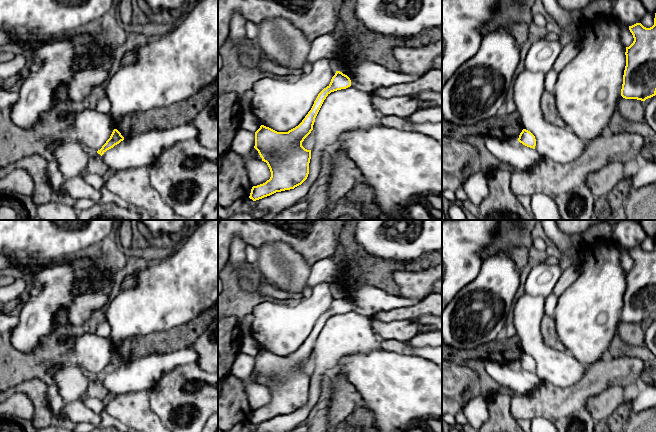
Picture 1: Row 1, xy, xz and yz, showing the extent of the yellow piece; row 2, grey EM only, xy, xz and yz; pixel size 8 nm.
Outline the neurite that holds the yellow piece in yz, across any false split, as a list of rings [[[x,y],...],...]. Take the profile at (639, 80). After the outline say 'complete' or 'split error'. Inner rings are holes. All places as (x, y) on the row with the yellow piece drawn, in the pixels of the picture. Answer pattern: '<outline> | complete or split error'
[[[656,13],[654,25],[650,28],[641,23],[629,26],[634,41],[626,47],[626,66],[623,75],[621,96],[625,99],[645,101],[656,95]]] | complete

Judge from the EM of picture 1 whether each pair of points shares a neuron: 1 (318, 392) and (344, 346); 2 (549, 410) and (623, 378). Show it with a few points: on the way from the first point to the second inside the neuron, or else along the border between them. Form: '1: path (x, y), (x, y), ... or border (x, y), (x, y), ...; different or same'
1: path (318, 381), (321, 369), (333, 357); same
2: path (567, 405), (597, 378), (605, 378); same

